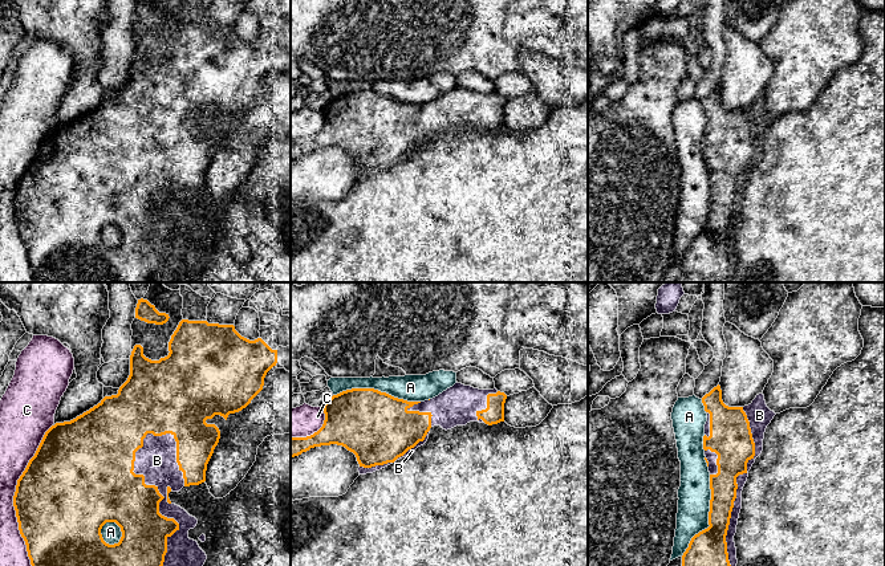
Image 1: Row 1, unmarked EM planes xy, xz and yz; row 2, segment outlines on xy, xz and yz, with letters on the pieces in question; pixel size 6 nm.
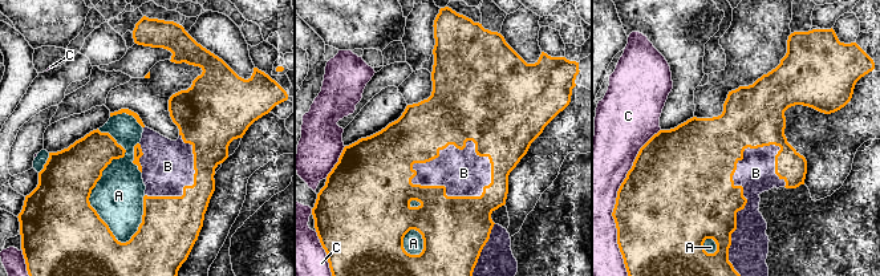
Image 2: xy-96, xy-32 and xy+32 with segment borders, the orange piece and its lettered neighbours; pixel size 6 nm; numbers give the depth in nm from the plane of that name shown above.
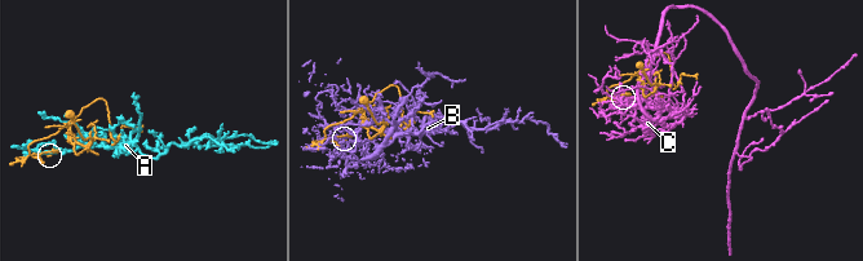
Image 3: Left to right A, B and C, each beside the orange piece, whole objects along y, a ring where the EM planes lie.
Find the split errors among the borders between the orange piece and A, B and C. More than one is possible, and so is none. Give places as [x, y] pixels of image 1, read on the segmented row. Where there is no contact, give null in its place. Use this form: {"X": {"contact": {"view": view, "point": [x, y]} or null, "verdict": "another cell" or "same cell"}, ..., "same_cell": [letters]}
{"A": {"contact": {"view": "xz", "point": [377, 390]}, "verdict": "another cell"}, "B": {"contact": {"view": "xy", "point": [162, 496]}, "verdict": "another cell"}, "C": {"contact": {"view": "xy", "point": [15, 495]}, "verdict": "another cell"}, "same_cell": []}

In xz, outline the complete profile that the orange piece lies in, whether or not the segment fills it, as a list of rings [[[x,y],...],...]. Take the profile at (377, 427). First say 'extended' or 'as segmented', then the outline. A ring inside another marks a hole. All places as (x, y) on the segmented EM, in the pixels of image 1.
as segmented; [[[352,388],[333,395],[322,407],[322,427],[306,437],[291,437],[291,457],[314,447],[337,444],[353,452],[360,467],[372,468],[394,463],[423,441],[431,428],[431,412],[410,411],[421,402],[407,402],[374,388]]]

